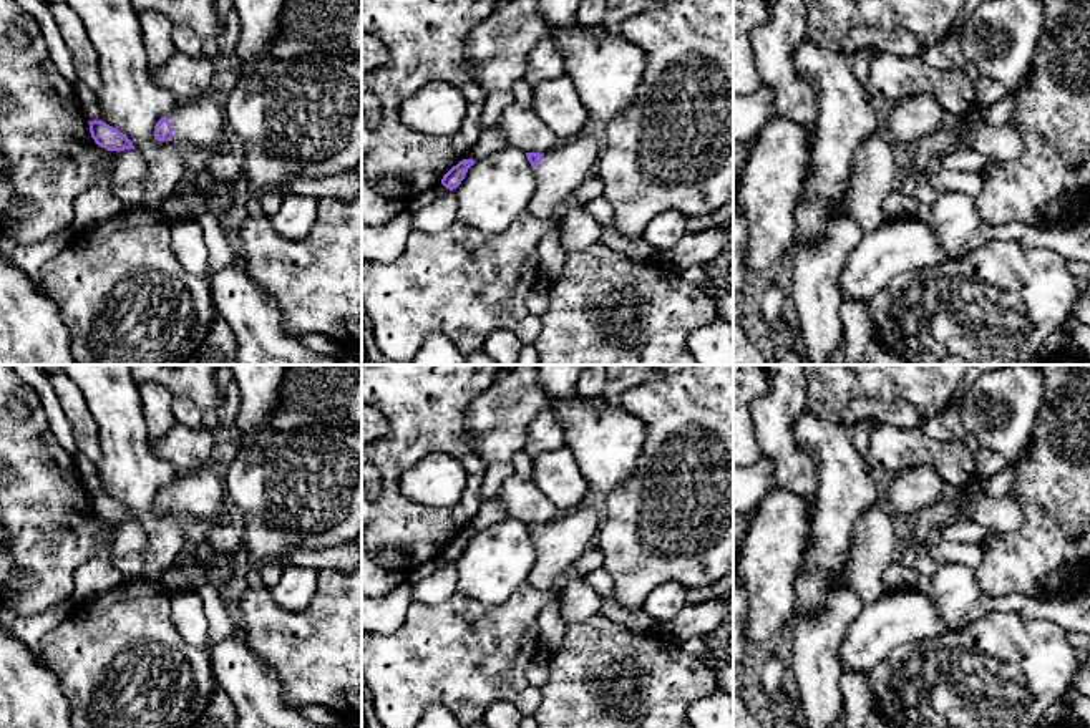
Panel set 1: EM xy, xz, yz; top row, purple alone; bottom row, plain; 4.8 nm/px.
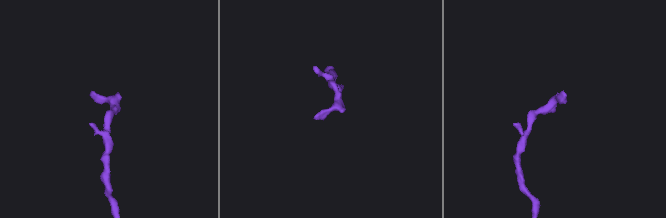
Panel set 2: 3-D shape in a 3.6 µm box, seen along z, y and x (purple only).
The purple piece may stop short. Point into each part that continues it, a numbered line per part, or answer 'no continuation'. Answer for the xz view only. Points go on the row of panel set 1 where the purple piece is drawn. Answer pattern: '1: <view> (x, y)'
1: xz (561, 173)

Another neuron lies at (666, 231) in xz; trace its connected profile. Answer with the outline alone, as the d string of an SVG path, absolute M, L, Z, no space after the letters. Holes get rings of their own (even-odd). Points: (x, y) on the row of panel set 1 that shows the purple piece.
M670 209L647 224L642 239L655 250L674 249L687 234L687 219L685 214Z

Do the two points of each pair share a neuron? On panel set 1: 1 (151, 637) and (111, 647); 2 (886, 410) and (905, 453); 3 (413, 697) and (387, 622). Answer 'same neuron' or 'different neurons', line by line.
1: same neuron
2: different neurons
3: different neurons

